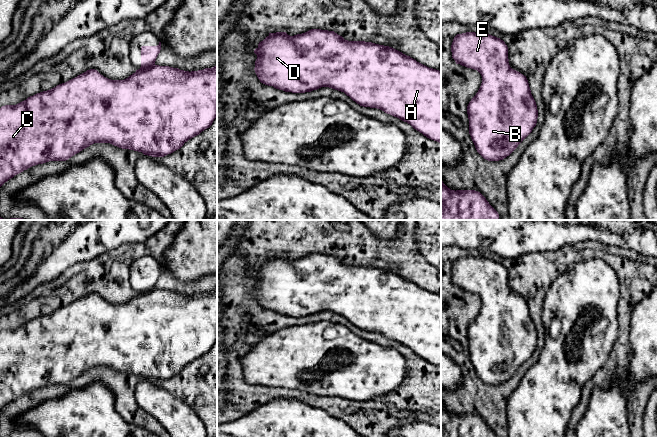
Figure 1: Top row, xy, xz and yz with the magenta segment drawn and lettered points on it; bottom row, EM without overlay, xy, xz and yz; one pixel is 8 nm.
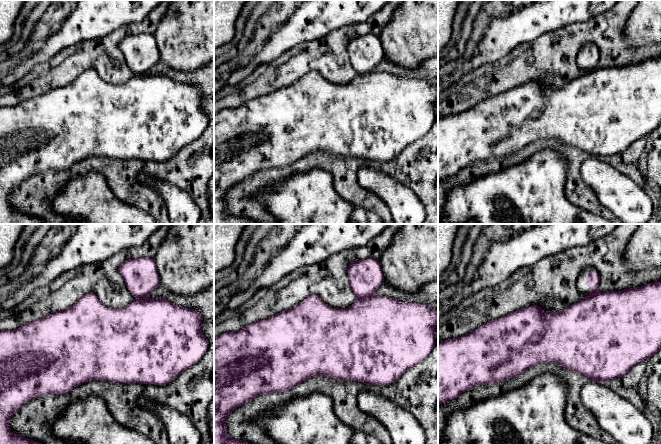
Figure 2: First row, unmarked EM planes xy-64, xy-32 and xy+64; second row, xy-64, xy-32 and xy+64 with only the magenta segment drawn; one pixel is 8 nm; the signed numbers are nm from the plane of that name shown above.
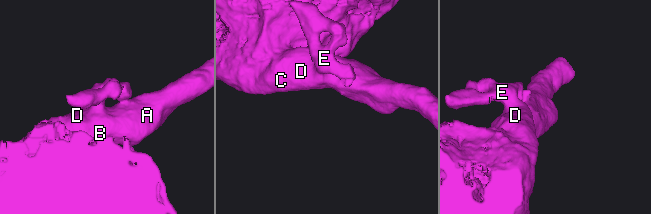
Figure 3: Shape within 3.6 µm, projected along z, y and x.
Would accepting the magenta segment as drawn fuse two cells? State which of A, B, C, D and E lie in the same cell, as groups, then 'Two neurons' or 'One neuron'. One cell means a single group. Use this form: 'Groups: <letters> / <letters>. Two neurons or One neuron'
Groups: A B C D E. One neuron

